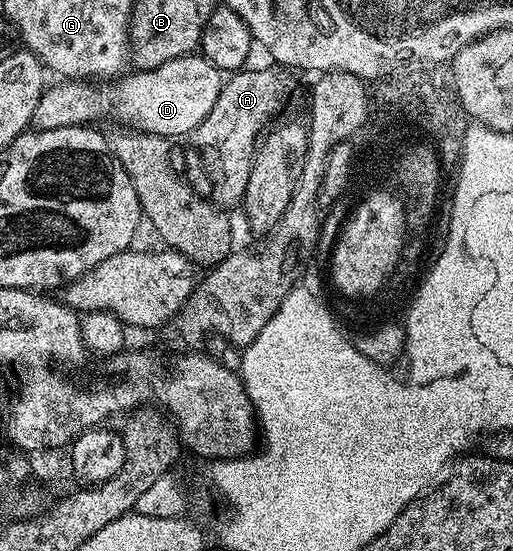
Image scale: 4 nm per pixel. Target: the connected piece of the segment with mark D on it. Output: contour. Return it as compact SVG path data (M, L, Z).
M189 55L170 59L170 63L162 63L162 67L157 69L132 71L119 79L108 79L103 83L97 83L92 79L60 79L57 82L57 85L49 84L45 88L44 94L38 99L38 107L34 107L32 125L36 129L88 125L93 123L92 121L104 121L107 117L113 117L116 121L122 121L123 126L131 127L133 130L175 139L174 137L184 137L187 133L188 136L195 134L202 119L210 115L210 107L218 103L218 95L222 91L225 78L221 70L209 63L203 55Z

